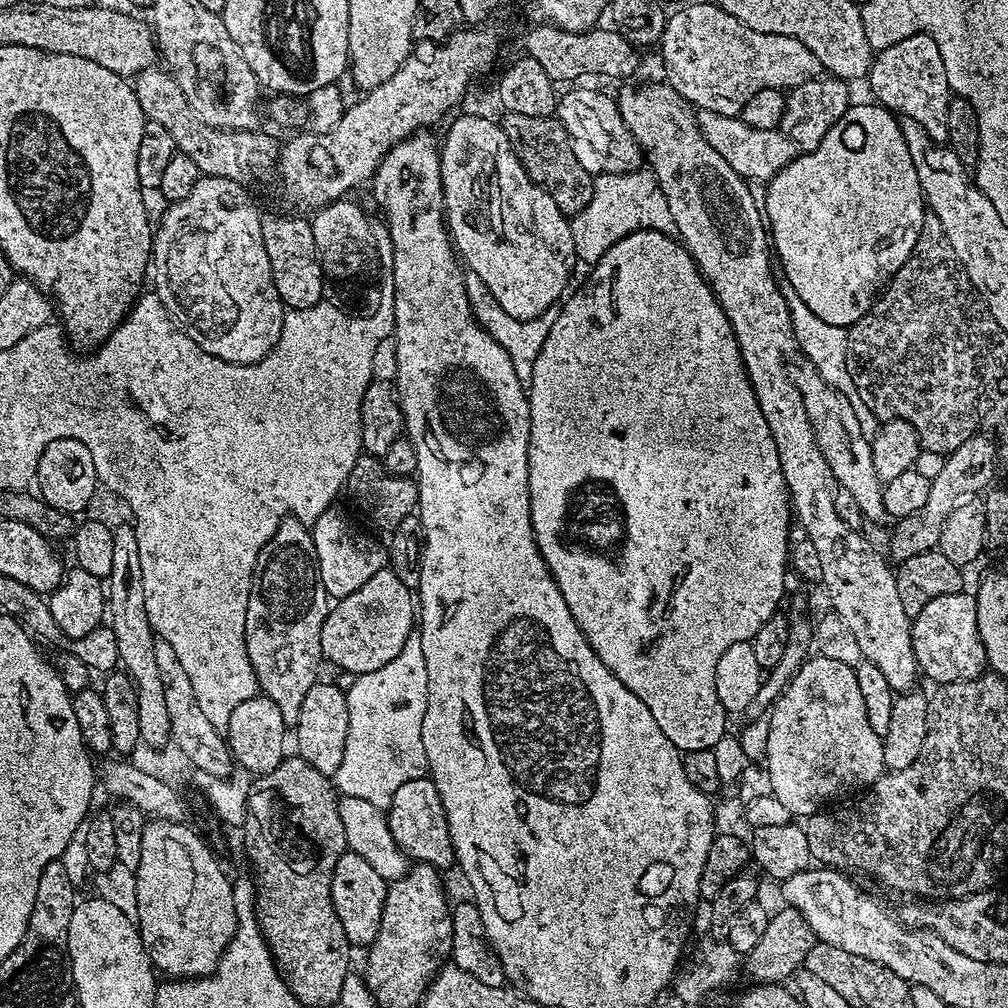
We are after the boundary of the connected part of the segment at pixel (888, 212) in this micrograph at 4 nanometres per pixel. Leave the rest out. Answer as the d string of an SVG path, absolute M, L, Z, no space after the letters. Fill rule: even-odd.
M853 103L843 120L830 126L826 138L818 142L815 150L797 155L796 159L790 161L785 168L778 170L778 174L774 174L772 180L767 181L766 188L768 188L768 193L765 194L764 200L762 196L762 212L766 217L766 228L770 233L770 244L774 249L775 259L778 261L779 271L782 276L782 271L784 271L784 276L788 279L789 286L792 287L791 295L802 298L802 302L806 302L806 306L810 306L810 310L814 310L814 314L822 318L822 322L830 322L830 326L839 328L851 328L854 322L858 322L858 318L862 318L871 310L872 303L883 293L892 275L904 267L910 258L914 242L918 239L926 217L924 191L918 182L918 170L914 170L914 158L906 146L906 138L900 129L900 120L878 103Z

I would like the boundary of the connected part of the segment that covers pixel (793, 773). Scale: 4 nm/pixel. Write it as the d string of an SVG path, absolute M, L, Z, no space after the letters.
M819 654L809 655L805 663L798 669L797 673L790 678L790 682L782 690L781 694L775 700L770 711L766 716L766 727L768 729L768 737L765 740L765 754L763 759L768 762L768 784L771 795L778 798L778 802L782 802L782 806L786 806L786 810L792 812L793 817L803 818L821 811L825 806L831 805L839 792L848 792L851 788L867 789L869 784L873 784L879 776L885 775L884 766L884 741L878 734L874 734L874 730L870 727L870 718L866 718L866 702L862 699L862 689L858 686L858 678L856 670L850 666L846 666L846 662L834 662L834 658L826 658Z

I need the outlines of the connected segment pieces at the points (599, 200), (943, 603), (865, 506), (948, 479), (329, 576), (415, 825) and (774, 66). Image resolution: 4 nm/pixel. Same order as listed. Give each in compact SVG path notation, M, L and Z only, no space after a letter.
M637 170L626 174L600 174L592 180L592 197L582 211L577 212L570 220L576 259L582 265L597 264L614 242L626 238L635 232L668 232L672 228L670 206L666 206L666 198L656 184L656 178L648 170Z
M961 590L926 602L926 606L922 606L920 613L912 620L912 645L917 669L936 680L932 682L937 685L985 675L988 659L978 634L975 595L971 591Z
M800 362L796 369L791 369L790 375L798 394L802 394L802 406L806 406L806 418L810 418L818 450L822 450L822 458L826 458L826 466L830 466L837 485L850 490L850 500L861 510L867 523L887 521L889 514L884 509L884 484L874 470L872 441L865 436L858 414L854 414L854 406L850 406L843 394L834 390L834 386L830 386L810 363Z
M977 434L962 442L958 450L947 453L945 460L948 461L937 470L936 476L931 477L930 494L922 510L906 514L895 521L894 536L886 540L886 550L906 552L908 558L933 551L942 538L942 526L946 526L946 518L950 518L958 506L973 503L993 483L991 480L996 476L998 465L998 445L991 435Z
M330 507L311 525L315 546L316 567L322 578L323 588L331 599L337 600L352 594L372 575L387 565L387 549L368 533L360 530L338 508Z
M431 778L411 780L398 786L387 806L386 815L394 842L398 842L400 849L413 861L431 864L437 870L445 870L456 864L456 851L450 838L442 798L438 798L438 790Z
M719 3L688 4L676 13L669 15L664 22L664 33L658 45L660 56L664 59L666 82L693 109L706 112L717 112L727 116L739 116L740 106L745 104L758 90L778 88L791 90L802 82L819 77L822 69L818 58L798 38L786 38L782 34L762 34L750 30L738 18L726 14Z

